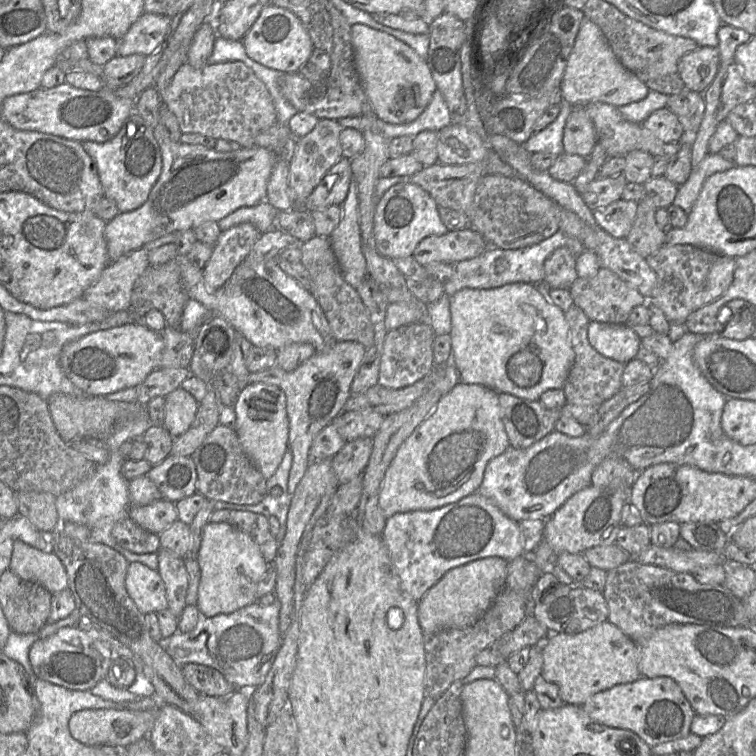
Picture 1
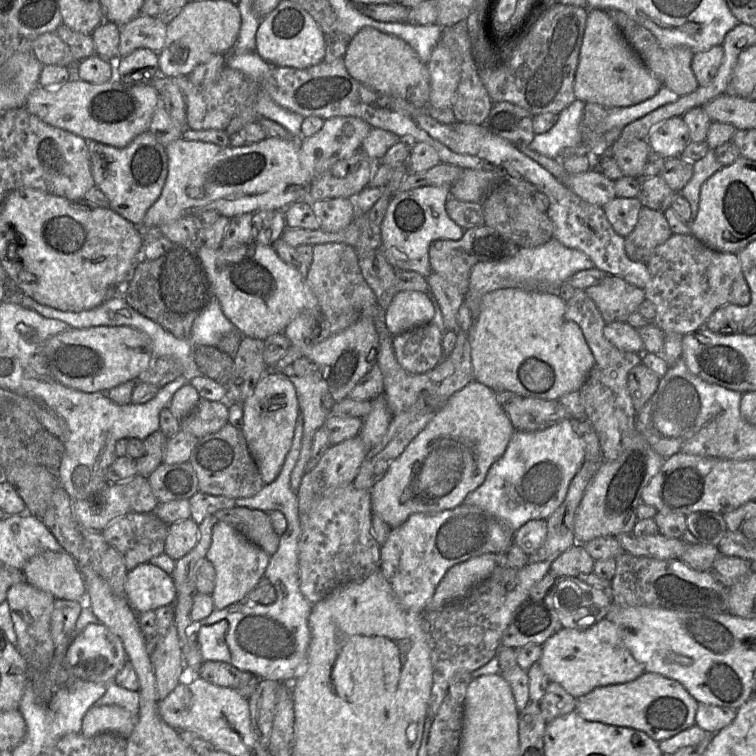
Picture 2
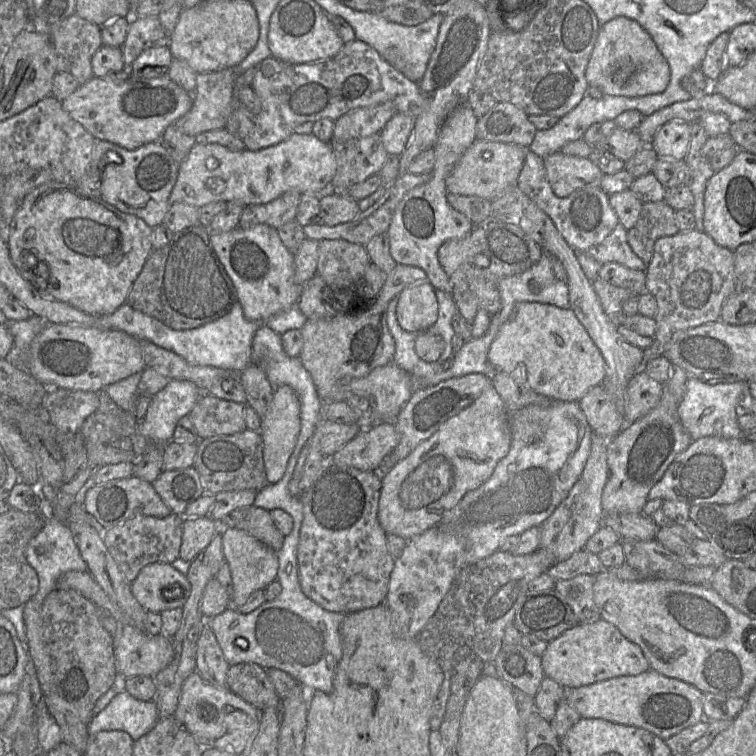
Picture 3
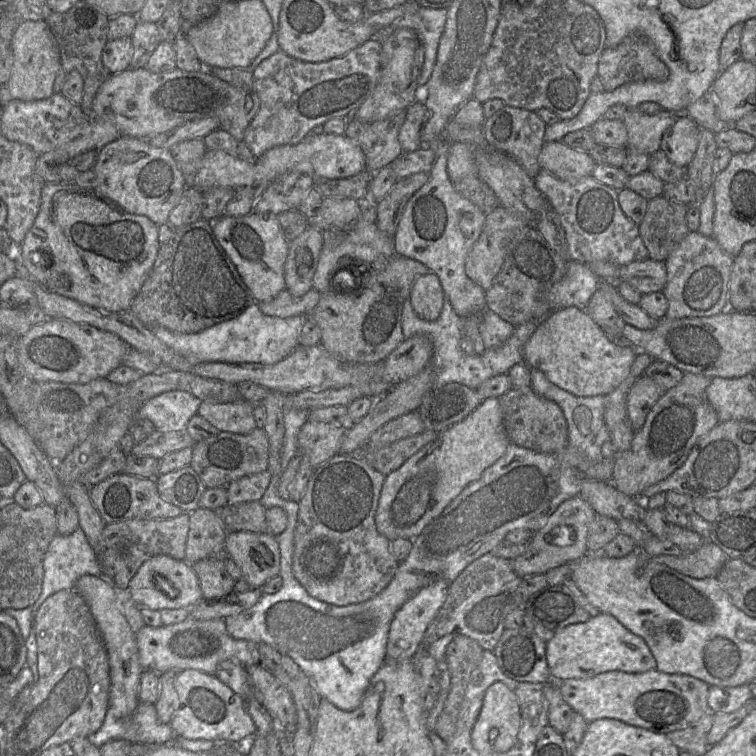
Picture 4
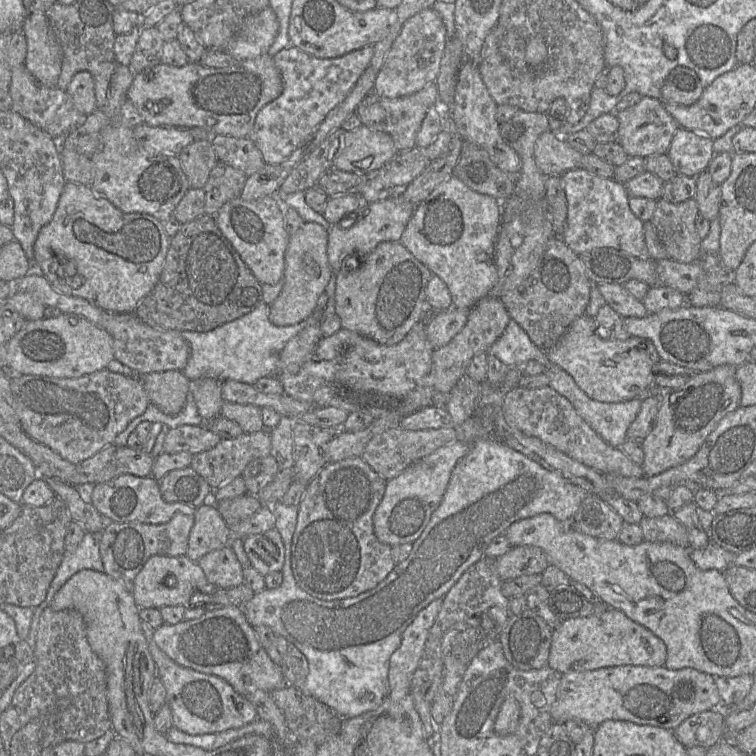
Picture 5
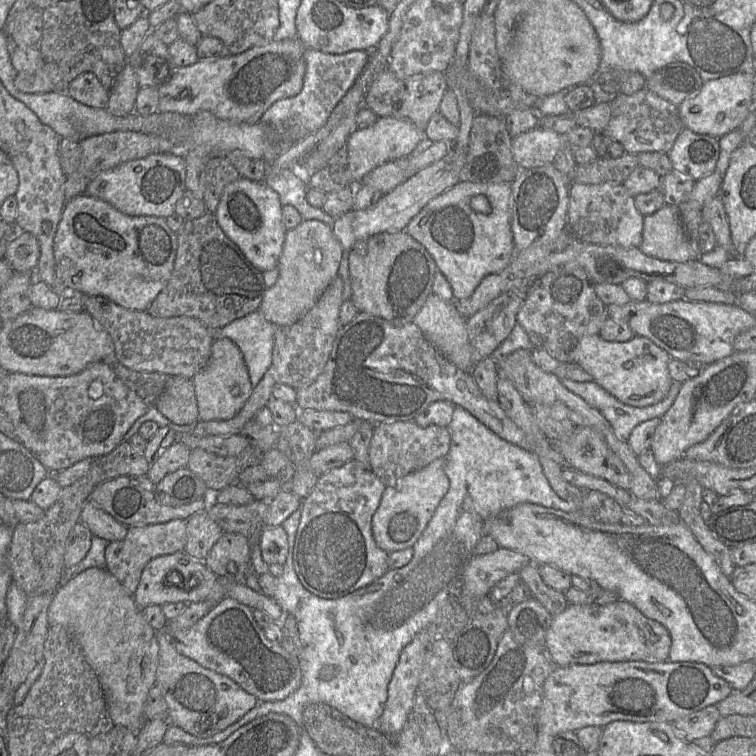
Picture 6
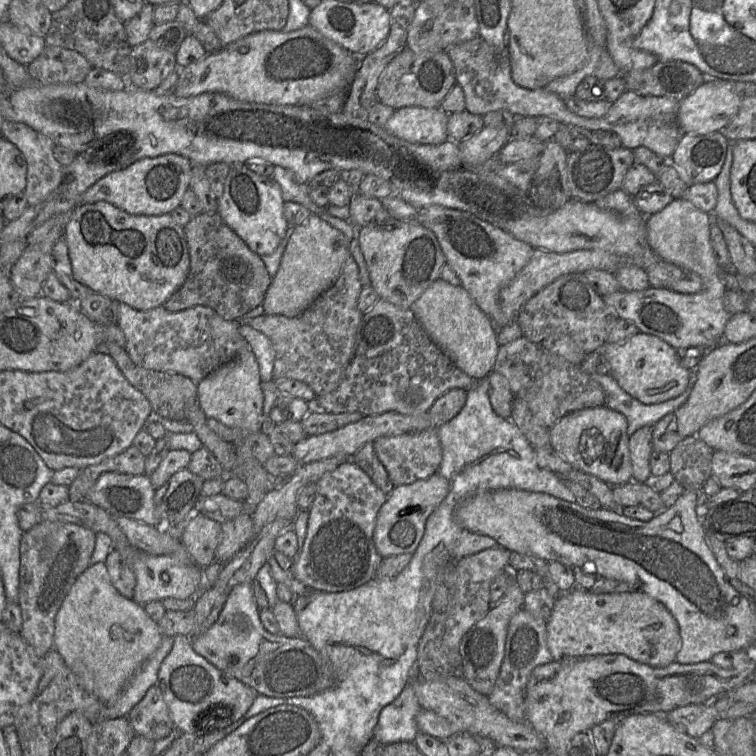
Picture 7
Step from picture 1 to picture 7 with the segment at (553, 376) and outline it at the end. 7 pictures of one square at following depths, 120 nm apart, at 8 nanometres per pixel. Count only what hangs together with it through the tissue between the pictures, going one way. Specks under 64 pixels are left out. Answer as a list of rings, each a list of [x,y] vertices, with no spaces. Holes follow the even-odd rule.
[[[637,333],[622,343],[605,343],[600,350],[610,365],[610,374],[630,396],[643,404],[659,404],[680,396],[687,388],[691,371],[682,367],[677,350],[657,336]]]

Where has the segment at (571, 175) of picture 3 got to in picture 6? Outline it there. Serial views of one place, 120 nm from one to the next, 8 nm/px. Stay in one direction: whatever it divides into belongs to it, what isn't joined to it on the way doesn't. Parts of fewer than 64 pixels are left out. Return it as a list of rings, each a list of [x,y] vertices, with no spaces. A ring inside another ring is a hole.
[[[536,126],[512,139],[514,160],[520,169],[551,164],[565,140],[565,136]]]

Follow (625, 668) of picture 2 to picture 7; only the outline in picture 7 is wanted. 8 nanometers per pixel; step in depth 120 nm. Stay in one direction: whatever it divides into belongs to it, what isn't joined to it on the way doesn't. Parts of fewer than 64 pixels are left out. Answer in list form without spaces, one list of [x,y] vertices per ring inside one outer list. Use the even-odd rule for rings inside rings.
[[[574,587],[556,598],[547,621],[546,642],[553,660],[624,654],[660,668],[675,662],[682,641],[679,625],[671,612],[643,591],[595,594]]]

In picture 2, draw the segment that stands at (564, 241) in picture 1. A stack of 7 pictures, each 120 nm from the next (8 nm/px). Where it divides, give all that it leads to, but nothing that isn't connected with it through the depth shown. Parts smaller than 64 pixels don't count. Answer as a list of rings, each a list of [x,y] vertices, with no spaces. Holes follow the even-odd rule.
[[[552,237],[548,242],[534,248],[520,248],[520,250],[510,259],[504,262],[478,262],[476,263],[470,273],[470,285],[467,294],[464,296],[463,304],[466,304],[473,313],[473,321],[476,317],[481,298],[484,294],[503,288],[517,288],[517,283],[525,279],[544,280],[548,283],[563,285],[564,281],[573,274],[594,267],[592,260],[582,251],[571,249],[564,246],[559,240]]]

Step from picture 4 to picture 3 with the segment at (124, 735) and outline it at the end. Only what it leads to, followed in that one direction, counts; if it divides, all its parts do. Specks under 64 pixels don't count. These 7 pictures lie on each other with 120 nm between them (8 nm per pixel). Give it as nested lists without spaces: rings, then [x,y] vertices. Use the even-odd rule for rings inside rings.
[[[126,690],[118,691],[109,704],[95,714],[87,724],[88,735],[100,731],[119,730],[130,735],[133,741],[147,734],[159,719],[158,710],[154,701],[143,701],[134,698]]]

